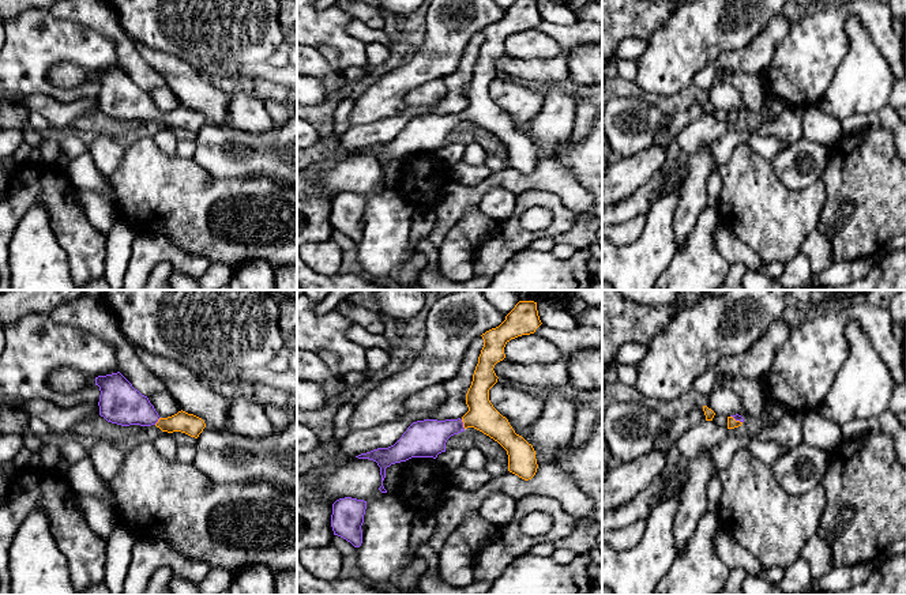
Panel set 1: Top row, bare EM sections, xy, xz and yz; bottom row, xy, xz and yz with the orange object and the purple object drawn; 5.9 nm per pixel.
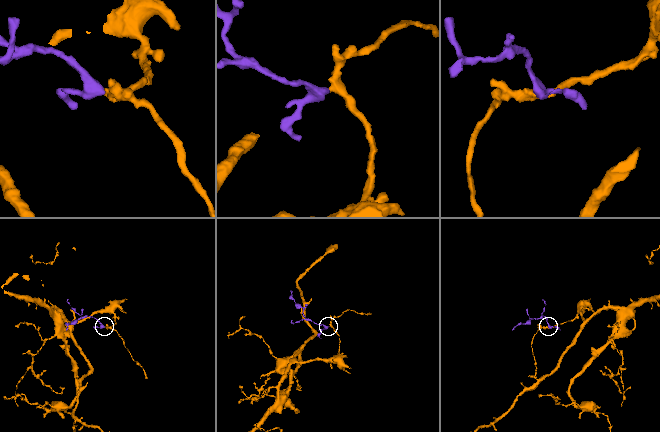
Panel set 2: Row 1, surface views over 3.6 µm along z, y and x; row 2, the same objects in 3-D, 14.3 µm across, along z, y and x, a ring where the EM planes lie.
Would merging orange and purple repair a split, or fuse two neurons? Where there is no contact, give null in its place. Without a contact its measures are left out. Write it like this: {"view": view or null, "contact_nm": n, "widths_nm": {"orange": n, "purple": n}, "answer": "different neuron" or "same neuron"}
{"view": "xz", "contact_nm": 60, "widths_nm": {"orange": 170, "purple": 220}, "answer": "same neuron"}

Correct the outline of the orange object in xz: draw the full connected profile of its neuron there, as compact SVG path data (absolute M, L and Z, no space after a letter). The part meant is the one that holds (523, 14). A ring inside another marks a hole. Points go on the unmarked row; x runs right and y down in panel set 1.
M515 0L515 3L505 11L505 15L499 22L492 23L481 30L484 34L484 42L478 52L471 80L466 89L466 99L469 106L462 113L446 116L424 114L413 117L394 140L388 143L377 143L356 151L358 154L369 154L377 158L381 170L381 181L379 182L381 188L387 188L383 181L387 162L395 158L406 157L411 152L436 154L439 148L446 147L447 135L454 129L465 127L467 123L474 123L482 127L497 136L507 146L510 167L525 176L529 176L535 170L538 159L533 140L529 139L522 131L516 129L508 114L493 102L489 95L489 84L497 78L499 72L496 71L493 63L497 57L505 53L505 39L518 31L534 29L541 19L542 18L538 11L537 0Z

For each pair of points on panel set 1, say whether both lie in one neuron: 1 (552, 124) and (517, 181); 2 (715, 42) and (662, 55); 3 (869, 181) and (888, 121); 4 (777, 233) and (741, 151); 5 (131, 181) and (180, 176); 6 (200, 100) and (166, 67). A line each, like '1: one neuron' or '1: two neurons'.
1: two neurons
2: one neuron
3: two neurons
4: one neuron
5: one neuron
6: one neuron

